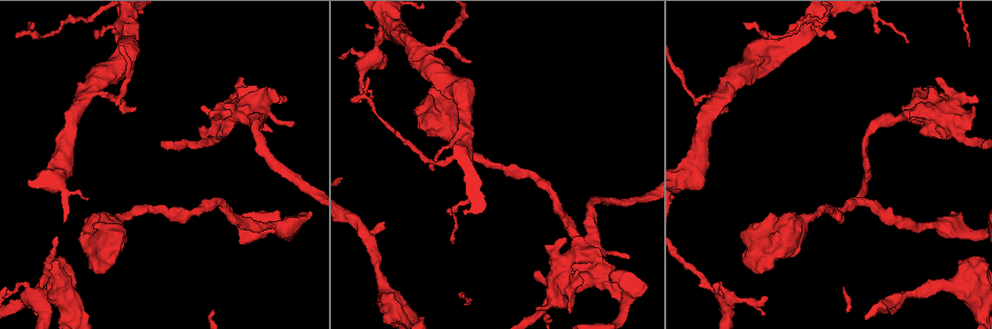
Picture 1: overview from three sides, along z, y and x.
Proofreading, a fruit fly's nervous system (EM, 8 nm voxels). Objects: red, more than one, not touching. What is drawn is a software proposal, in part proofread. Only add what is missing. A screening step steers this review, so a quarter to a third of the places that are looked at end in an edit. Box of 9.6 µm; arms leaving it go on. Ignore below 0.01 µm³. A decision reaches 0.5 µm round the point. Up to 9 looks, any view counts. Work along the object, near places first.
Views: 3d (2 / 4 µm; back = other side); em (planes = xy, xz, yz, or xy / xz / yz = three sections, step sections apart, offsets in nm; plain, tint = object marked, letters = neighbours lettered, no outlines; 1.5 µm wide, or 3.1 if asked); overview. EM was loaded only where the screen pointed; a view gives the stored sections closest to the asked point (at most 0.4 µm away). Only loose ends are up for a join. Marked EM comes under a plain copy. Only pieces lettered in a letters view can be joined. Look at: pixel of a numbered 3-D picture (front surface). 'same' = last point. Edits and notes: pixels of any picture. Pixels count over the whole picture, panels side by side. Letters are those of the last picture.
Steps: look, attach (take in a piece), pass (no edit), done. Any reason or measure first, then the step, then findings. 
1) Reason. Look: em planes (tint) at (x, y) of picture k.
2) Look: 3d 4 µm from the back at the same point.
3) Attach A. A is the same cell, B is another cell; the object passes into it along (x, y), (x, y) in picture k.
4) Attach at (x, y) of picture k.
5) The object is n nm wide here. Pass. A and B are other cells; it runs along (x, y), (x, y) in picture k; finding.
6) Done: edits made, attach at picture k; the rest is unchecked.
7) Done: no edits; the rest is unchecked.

Free end. Look: 3d 2 µm at (973, 109) of picture 1.

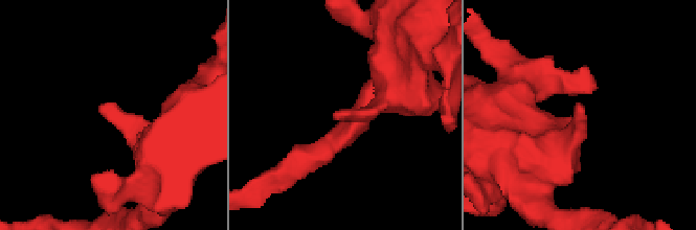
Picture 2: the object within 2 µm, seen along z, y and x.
Look: em 3.1 µm xy step 16 (tint) at (581, 110) of picture 2.

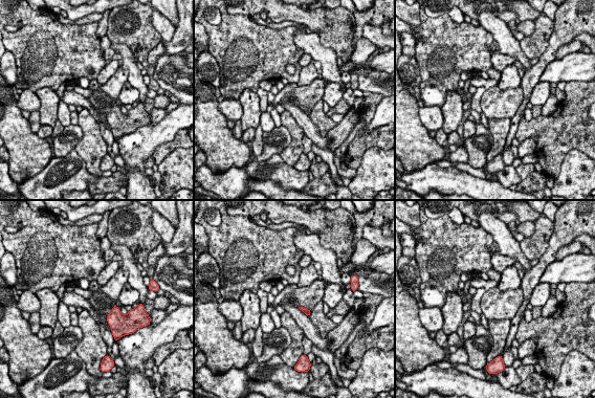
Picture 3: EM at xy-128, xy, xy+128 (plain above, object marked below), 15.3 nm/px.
Another direction. Look: em 3.1 µm planes (letters) at the same point.

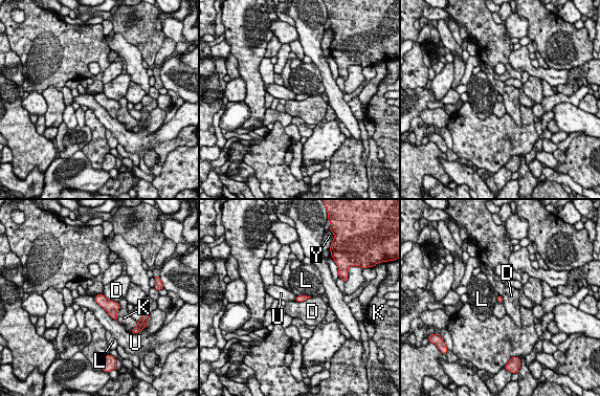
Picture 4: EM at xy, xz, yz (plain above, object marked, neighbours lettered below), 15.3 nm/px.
Pass. D, K, L, U and Y are other cells; a border runs along (102, 293), (107, 299), (117, 303) in picture 4; no lettered piece goes on from it.

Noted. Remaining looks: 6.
Branch stops here. Look: 3d 2 µm at (645, 290) of picture 1.

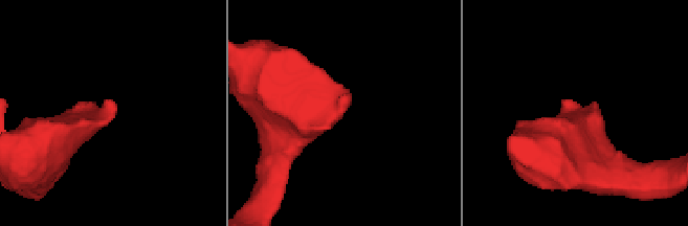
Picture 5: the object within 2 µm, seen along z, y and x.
Need the tissue. Look: em xz step 4 (letters) at (109, 102) of picture 5.

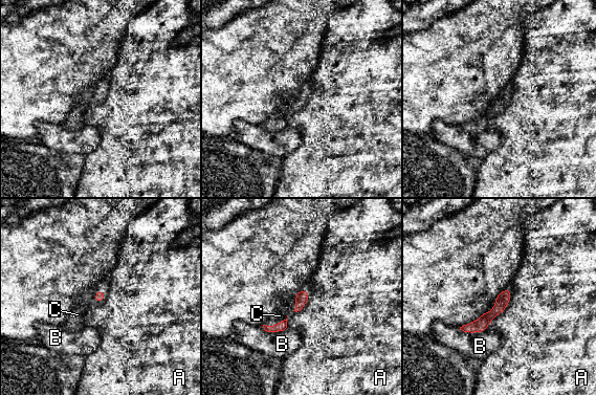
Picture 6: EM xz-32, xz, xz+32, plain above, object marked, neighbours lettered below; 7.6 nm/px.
Attach C. C is the same cell, A and B are other cells; the object passes into it along (281, 326), (278, 323), (280, 315) in picture 6; the cell continues.

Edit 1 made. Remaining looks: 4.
Look: 3d 4 µm at (615, 266) of picture 1.

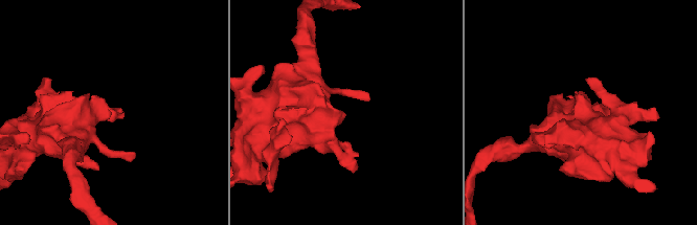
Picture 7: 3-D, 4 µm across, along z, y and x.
Look: em planes (letters) at (108, 111) of picture 7.

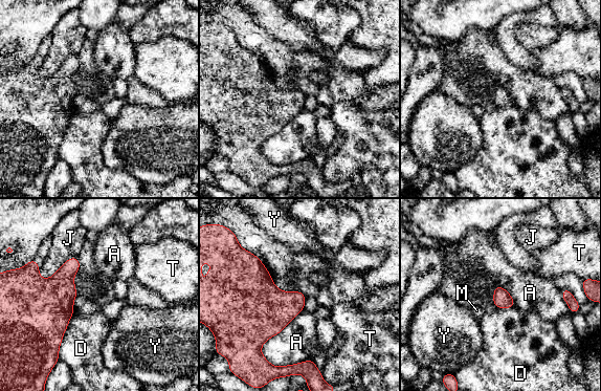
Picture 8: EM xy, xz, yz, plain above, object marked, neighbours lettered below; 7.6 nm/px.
Pass. A, D, J, M, T and Y are other cells; a border runs along (304, 308), (261, 347), (272, 366) in picture 8; none of them fits.

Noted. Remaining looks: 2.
Free end. Look: em xy step 4 (tint) at (891, 309) of picture 1.

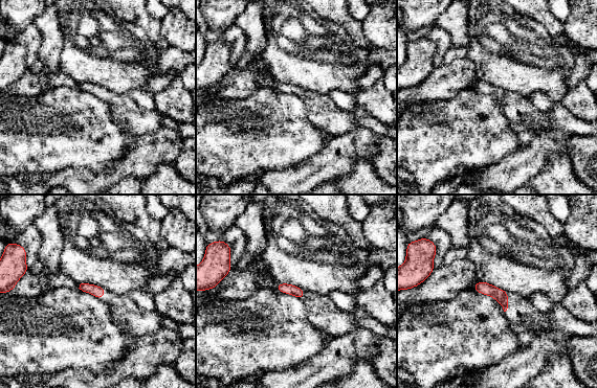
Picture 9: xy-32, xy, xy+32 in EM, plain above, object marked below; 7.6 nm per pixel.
Look: em planes (letters) at the same point.

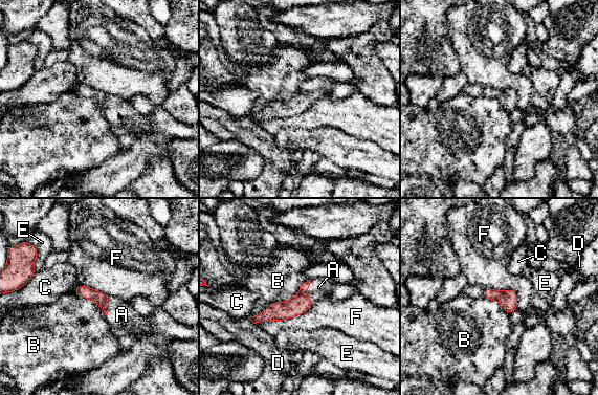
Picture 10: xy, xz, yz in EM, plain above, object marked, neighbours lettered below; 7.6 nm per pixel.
Attach A. A is the same cell, B, C, D, E and F are other cells; the object passes into it along (301, 303), (306, 291), (318, 287) in picture 10; the cell continues.

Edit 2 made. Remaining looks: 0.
Done: edits made, attach at picture 6, attach at picture 10; the rest is unchecked.

